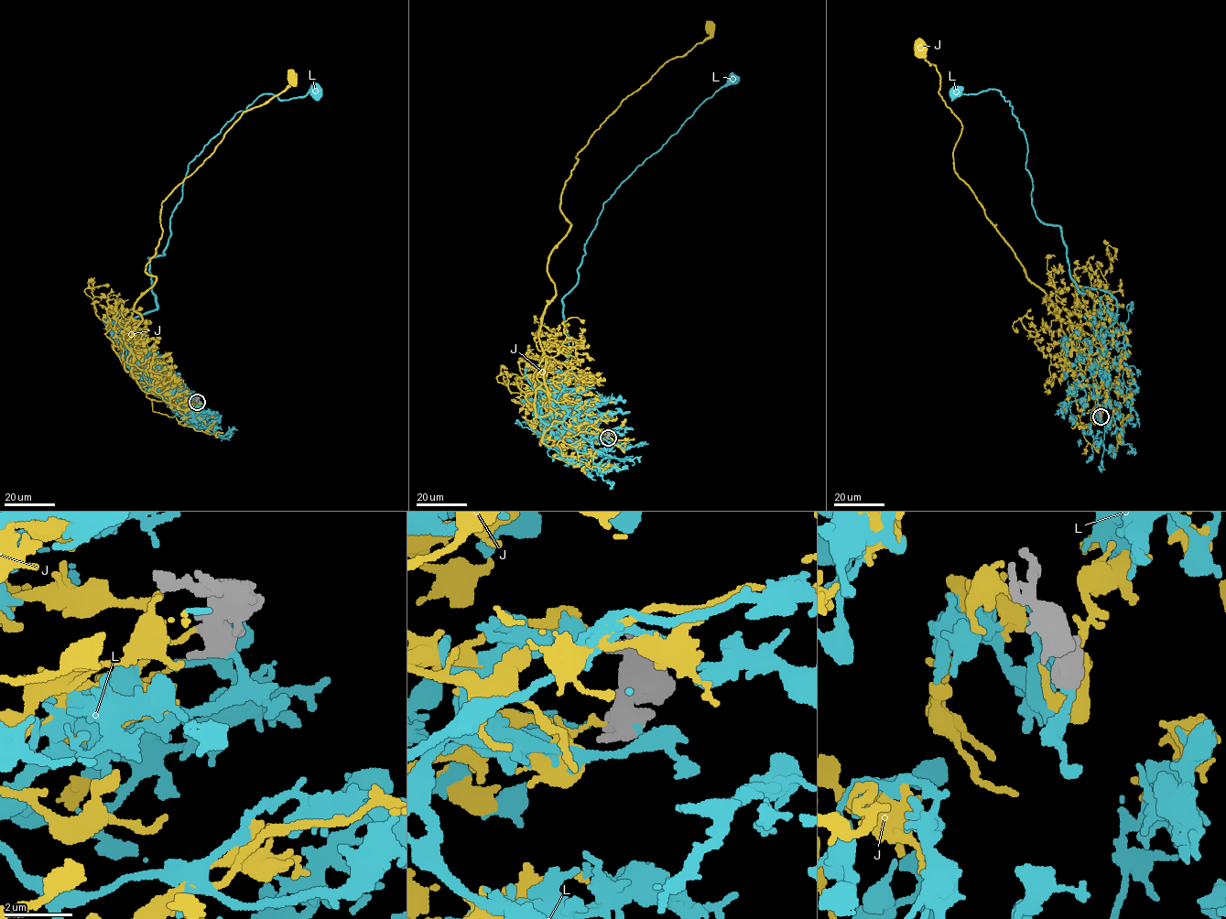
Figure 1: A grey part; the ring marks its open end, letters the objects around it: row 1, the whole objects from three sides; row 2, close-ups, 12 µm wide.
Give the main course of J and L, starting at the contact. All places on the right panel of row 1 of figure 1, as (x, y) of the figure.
J: (1101, 414), (1118, 364), (1076, 351), (1054, 305), (954, 170), (961, 124), (921, 48)
L: (1100, 417), (1095, 376), (1117, 299), (1079, 290), (1062, 229), (1036, 216), (1009, 101), (991, 89), (958, 92)

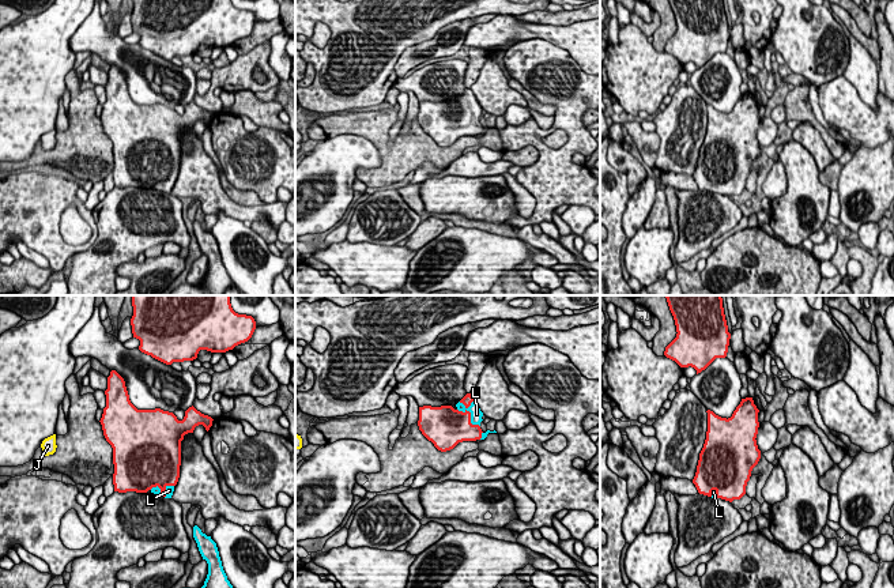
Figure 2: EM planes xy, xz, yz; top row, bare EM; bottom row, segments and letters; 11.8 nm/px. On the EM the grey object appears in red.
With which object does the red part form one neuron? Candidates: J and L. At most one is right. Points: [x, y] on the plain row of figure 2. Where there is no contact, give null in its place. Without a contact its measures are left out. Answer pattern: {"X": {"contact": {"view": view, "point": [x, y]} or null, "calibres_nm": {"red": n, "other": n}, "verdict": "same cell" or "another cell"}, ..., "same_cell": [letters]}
{"J": {"contact": null, "verdict": "another cell"}, "L": {"contact": {"view": "xz", "point": [470, 110]}, "calibres_nm": {"red": 420, "other": 140}, "verdict": "same cell"}, "same_cell": ["L"]}

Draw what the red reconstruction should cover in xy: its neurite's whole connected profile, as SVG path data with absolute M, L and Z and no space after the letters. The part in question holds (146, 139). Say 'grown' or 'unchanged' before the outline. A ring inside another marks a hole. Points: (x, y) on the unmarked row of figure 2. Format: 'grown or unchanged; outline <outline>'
grown; outline M112 65L107 72L106 102L101 113L101 120L106 136L113 143L113 180L114 186L147 188L171 193L174 181L180 173L181 161L181 136L195 122L203 120L208 127L212 121L212 113L201 109L193 101L185 106L182 116L178 116L173 108L155 105L137 105L129 95L124 74Z

